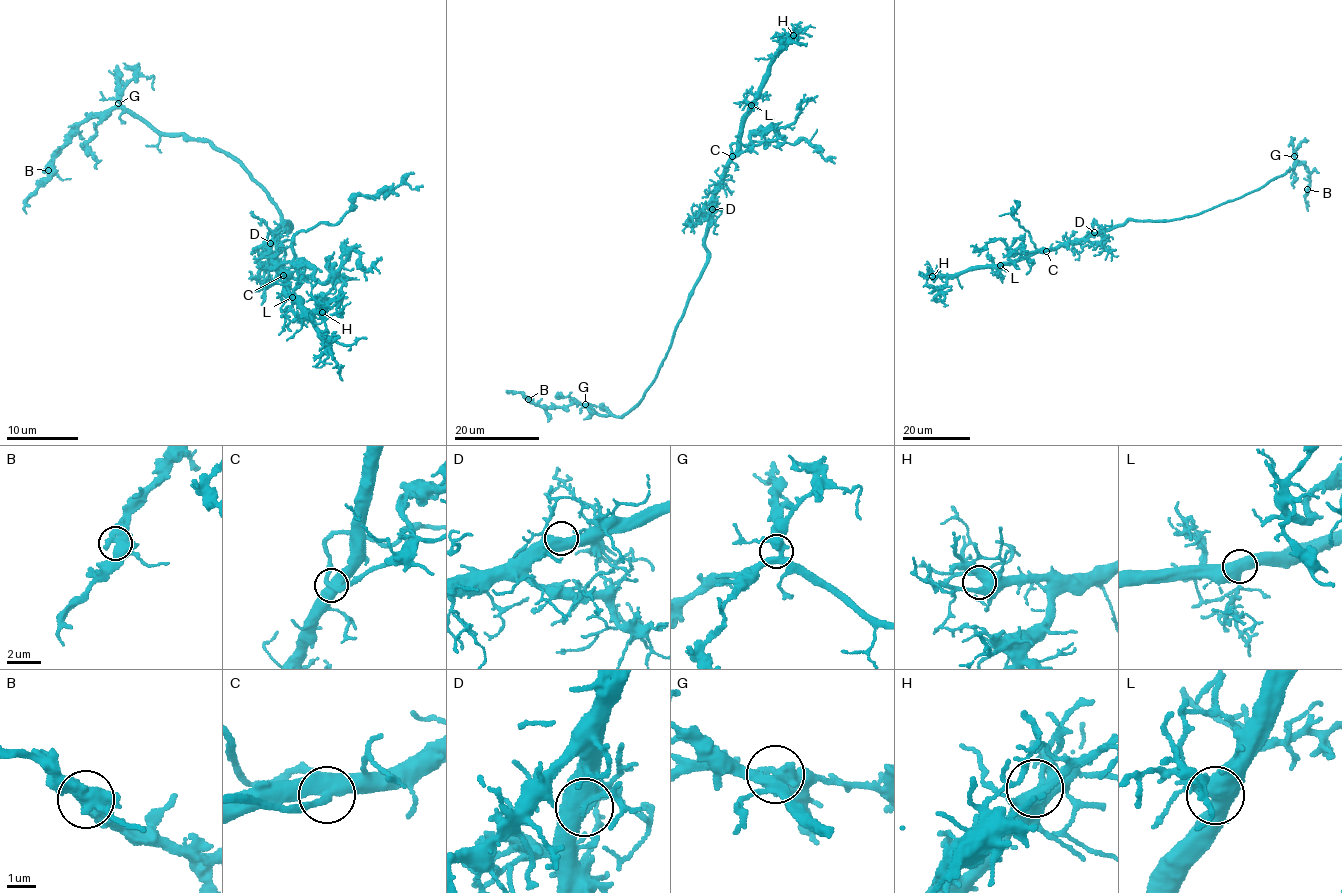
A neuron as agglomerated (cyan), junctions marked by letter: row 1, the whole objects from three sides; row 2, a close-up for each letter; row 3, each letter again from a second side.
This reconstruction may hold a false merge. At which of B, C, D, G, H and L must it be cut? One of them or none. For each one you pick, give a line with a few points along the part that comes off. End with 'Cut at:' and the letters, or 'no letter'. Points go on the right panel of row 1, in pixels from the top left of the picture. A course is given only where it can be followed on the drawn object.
C: (1046, 250), (1036, 248), (1028, 231), (1012, 214), (1018, 206)
Cut at: C

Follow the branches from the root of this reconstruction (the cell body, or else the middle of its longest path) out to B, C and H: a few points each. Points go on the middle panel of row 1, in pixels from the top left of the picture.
B: (691, 291), (663, 363), (641, 399), (620, 417), (597, 415), (575, 403), (541, 407), (528, 399)
C: (691, 291), (706, 262), (704, 241), (715, 187), (732, 156)
H: (691, 291), (706, 262), (704, 241), (715, 187), (736, 150), (741, 122), (774, 59), (793, 35)

